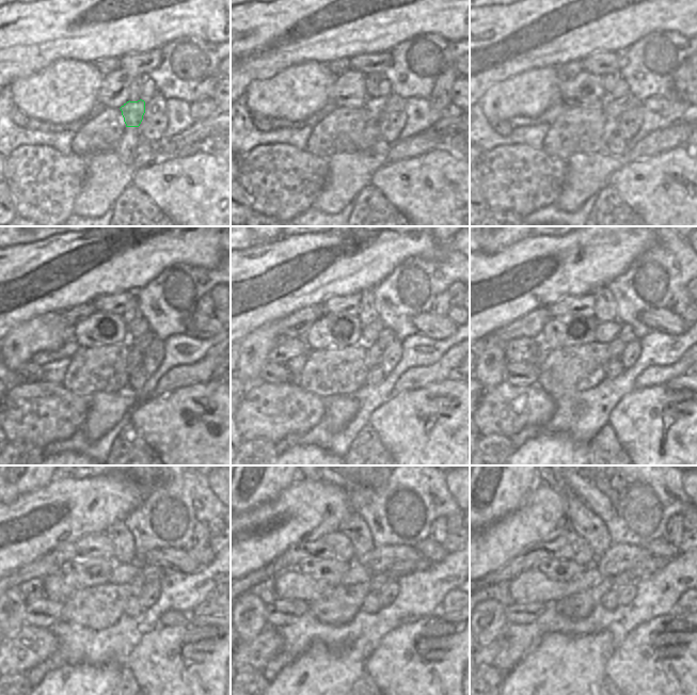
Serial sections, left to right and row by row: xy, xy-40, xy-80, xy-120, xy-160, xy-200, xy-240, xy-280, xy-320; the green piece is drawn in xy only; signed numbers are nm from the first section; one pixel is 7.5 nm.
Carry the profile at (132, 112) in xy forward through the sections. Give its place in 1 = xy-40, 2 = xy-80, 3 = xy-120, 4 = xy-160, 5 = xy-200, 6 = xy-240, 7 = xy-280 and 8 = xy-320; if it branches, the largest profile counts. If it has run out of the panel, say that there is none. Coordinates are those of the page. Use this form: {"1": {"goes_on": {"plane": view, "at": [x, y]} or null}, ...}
{"1": {"goes_on": {"plane": "xy-40", "at": [374, 107]}}, "2": {"goes_on": {"plane": "xy-80", "at": [614, 108]}}, "3": {"goes_on": {"plane": "xy-120", "at": [144, 341]}}, "4": {"goes_on": {"plane": "xy-160", "at": [386, 336]}}, "5": {"goes_on": {"plane": "xy-200", "at": [627, 334]}}, "6": {"goes_on": {"plane": "xy-240", "at": [148, 572]}}, "7": {"goes_on": {"plane": "xy-280", "at": [380, 580]}}, "8": {"goes_on": {"plane": "xy-320", "at": [649, 565]}}}

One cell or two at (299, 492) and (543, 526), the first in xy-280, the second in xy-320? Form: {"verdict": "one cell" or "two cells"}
{"verdict": "one cell"}

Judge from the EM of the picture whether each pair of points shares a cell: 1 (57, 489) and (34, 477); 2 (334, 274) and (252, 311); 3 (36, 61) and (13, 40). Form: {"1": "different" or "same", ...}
{"1": "different", "2": "same", "3": "same"}

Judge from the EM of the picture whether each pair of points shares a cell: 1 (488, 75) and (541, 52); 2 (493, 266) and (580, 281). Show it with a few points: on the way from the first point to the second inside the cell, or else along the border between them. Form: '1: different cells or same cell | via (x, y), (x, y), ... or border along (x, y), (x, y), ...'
1: same cell | via (501, 68), (513, 60), (528, 56)
2: same cell | via (520, 263), (558, 249), (567, 248), (568, 254)

